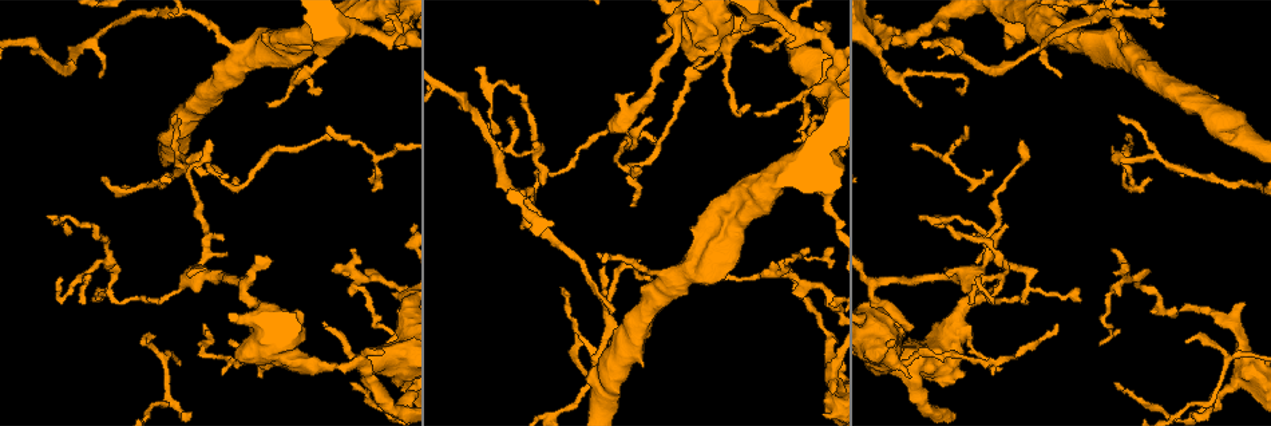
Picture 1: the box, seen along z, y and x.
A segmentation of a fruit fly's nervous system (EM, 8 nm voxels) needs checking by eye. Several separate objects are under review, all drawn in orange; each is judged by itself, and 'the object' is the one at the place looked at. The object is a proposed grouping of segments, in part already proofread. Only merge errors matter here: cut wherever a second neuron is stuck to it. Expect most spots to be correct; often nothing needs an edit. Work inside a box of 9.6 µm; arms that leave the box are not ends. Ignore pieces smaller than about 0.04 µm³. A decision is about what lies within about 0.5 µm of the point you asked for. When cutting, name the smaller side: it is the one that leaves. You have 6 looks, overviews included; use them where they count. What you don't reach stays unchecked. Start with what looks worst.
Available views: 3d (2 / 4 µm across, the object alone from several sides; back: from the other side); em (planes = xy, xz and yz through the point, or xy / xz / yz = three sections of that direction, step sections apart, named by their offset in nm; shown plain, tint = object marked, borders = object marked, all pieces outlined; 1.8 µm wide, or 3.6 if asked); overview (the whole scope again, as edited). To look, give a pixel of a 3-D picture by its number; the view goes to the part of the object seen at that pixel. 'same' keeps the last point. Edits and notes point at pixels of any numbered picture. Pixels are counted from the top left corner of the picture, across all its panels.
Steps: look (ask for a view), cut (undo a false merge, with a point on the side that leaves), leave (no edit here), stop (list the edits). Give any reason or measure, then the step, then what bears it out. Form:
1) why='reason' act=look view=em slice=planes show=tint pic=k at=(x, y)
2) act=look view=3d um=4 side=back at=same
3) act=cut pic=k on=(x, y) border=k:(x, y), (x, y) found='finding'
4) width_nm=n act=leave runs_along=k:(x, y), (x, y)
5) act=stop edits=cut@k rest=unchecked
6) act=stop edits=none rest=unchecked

why='calibre changes' act=look view=em um=3.6 slice=planes show=tint pic=1 at=(366, 363)

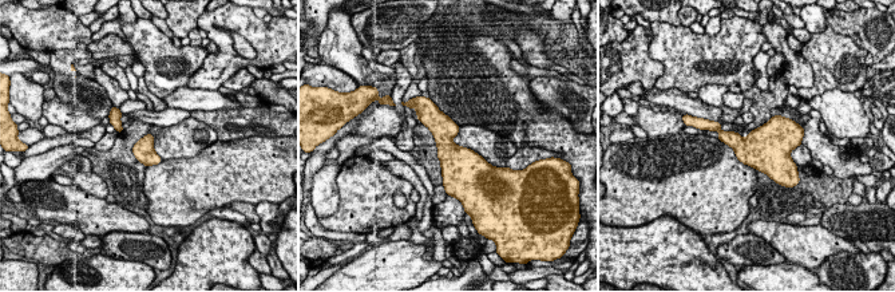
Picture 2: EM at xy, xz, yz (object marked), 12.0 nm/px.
act=leave found='continuous, no second neuron'

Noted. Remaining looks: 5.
why='closes a loop' act=look view=3d um=2 pic=1 at=(1062, 39)

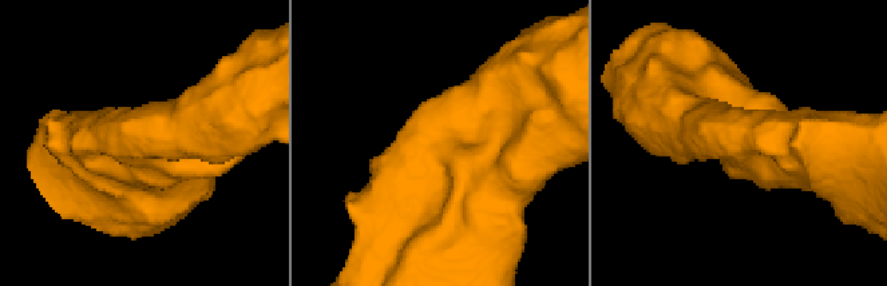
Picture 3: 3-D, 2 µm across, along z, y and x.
arm_widths_nm=340,460 why='shape alone is not enough' act=look view=em um=3.6 slice=planes show=tint pic=3 at=(733, 138)

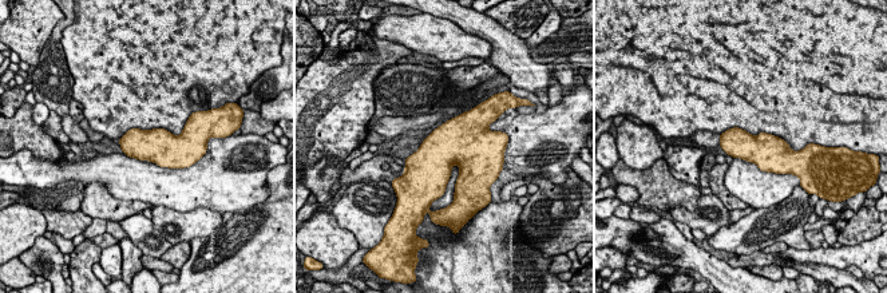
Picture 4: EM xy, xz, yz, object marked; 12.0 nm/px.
width_nm=340 act=leave found='all the same neuron'

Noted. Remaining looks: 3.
why='thin neck' act=look view=3d um=2 pic=1 at=(643, 278)

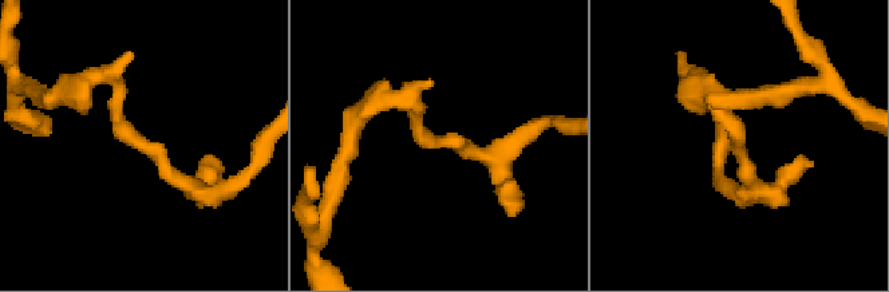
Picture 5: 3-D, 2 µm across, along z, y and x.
why='now the EM' act=look view=em slice=planes show=plain pic=5 at=(442, 136)

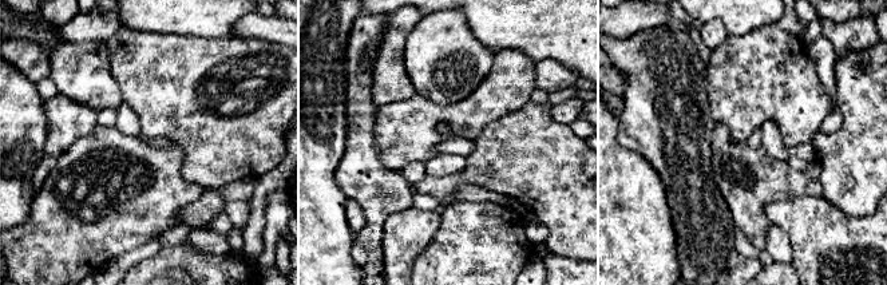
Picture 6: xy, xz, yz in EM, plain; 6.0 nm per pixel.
why='what lies round it' act=look view=em slice=planes show=borders at=same

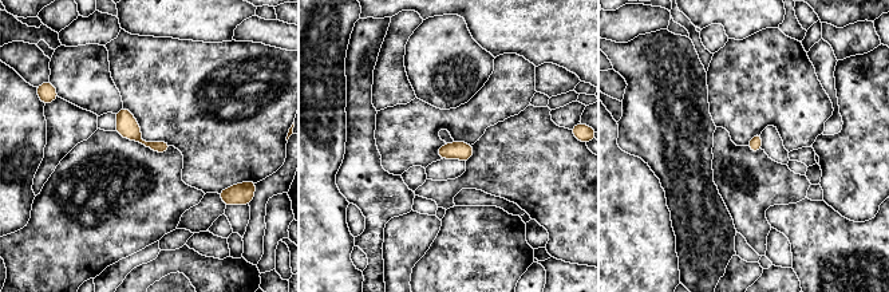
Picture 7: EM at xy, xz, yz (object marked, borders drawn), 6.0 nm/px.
act=leave found='all the same neuron'

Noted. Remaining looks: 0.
act=stop edits=none rest=unchecked

